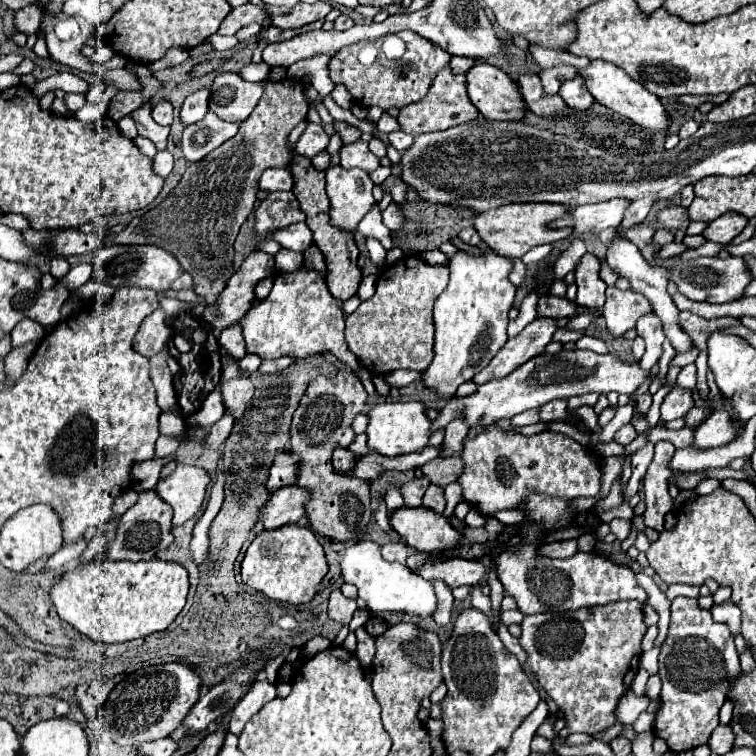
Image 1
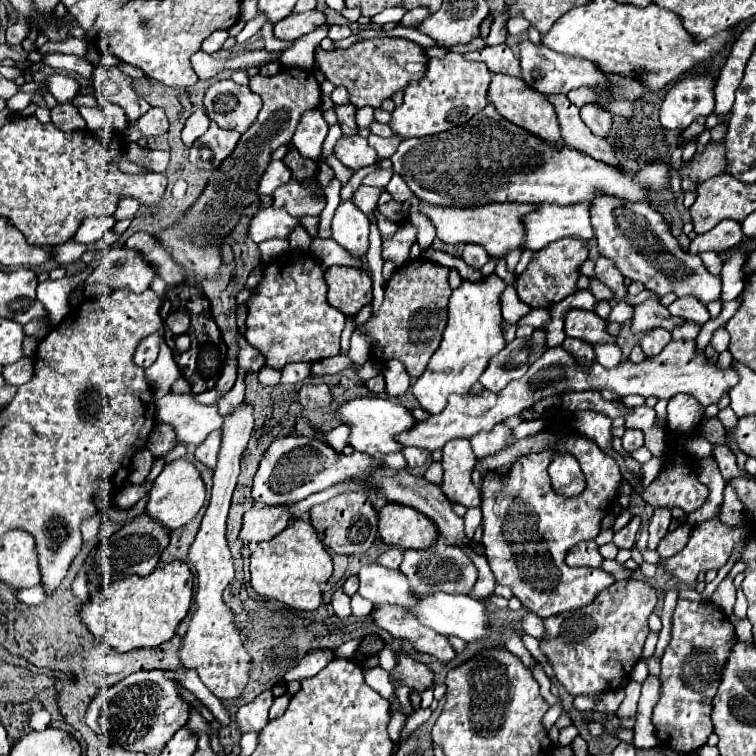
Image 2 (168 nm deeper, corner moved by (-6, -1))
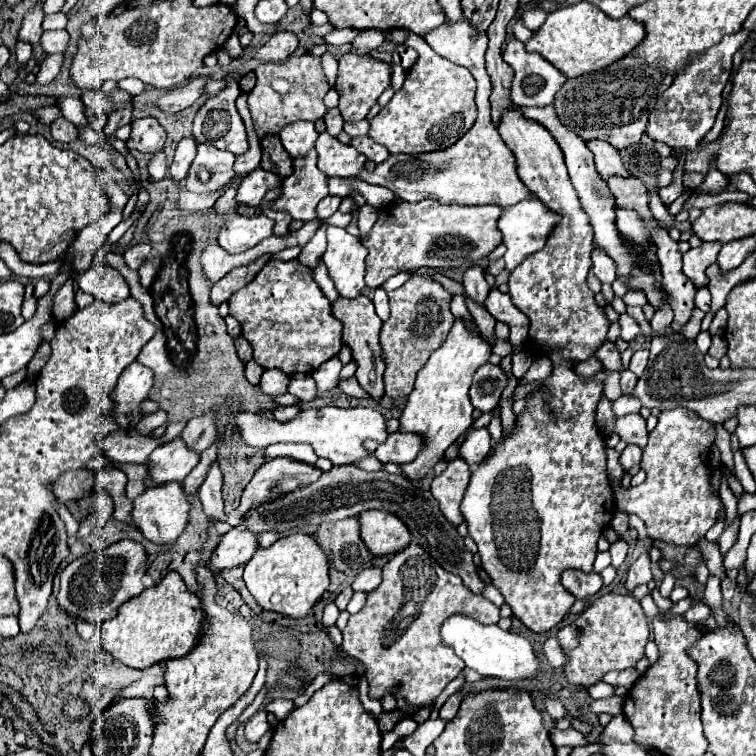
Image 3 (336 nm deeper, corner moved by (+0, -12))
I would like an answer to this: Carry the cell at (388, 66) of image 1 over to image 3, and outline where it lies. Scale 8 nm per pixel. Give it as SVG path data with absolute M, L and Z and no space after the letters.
M347 52L339 58L339 74L335 82L335 90L339 94L339 110L345 122L357 122L363 120L375 100L391 86L391 64L373 58L369 54L355 54Z

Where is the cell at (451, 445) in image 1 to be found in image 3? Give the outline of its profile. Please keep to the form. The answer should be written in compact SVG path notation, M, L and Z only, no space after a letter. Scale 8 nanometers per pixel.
M455 458L455 460L451 460L447 464L445 472L439 474L431 482L431 494L437 498L443 516L453 526L457 526L459 522L463 522L459 506L461 506L465 488L469 484L469 476L471 476L471 472L469 472L467 462L461 460L461 458Z

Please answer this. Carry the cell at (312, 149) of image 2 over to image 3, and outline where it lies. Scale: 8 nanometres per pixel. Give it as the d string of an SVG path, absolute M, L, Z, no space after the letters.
M293 122L279 132L279 138L291 158L305 156L307 152L311 152L317 136L319 134L317 134L313 122Z

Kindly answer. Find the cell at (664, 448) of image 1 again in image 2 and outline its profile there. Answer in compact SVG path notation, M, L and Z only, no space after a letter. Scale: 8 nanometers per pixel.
M655 509L653 517L649 521L649 541L647 541L649 549L657 549L659 541L665 537L665 533L669 529L669 523L671 523L671 511Z

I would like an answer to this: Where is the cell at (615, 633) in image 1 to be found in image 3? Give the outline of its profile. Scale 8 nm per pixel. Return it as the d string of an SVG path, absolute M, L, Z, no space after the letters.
M607 592L599 596L573 622L559 628L557 640L567 656L563 676L569 684L589 688L603 680L605 672L633 668L643 658L643 648L649 640L649 622L641 604L631 596Z

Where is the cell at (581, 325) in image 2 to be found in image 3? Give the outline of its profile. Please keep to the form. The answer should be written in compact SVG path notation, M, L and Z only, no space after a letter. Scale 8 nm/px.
M605 342L605 344L601 344L601 348L597 348L597 352L593 354L595 358L599 358L601 362L603 362L603 366L605 368L609 368L609 370L617 370L617 372L621 372L623 368L621 368L621 354L619 354L619 350L615 348L615 344L613 342Z

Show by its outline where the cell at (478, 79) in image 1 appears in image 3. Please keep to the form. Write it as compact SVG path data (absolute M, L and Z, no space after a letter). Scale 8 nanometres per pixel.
M519 108L505 112L497 130L517 158L517 170L523 184L547 208L563 216L561 224L549 236L545 248L525 258L509 276L509 296L531 322L529 342L535 352L547 354L553 360L553 374L543 382L541 392L535 392L529 398L529 410L517 416L515 432L503 438L493 456L471 474L469 488L461 502L461 512L469 524L469 536L479 548L481 566L489 574L493 586L511 606L513 616L517 616L533 632L547 632L569 614L575 602L575 596L561 586L561 572L565 568L593 570L601 530L611 522L615 512L605 470L605 438L595 424L595 406L603 392L603 374L599 372L591 380L583 380L573 372L575 360L587 360L607 340L609 320L605 318L603 308L595 304L595 294L587 286L591 252L595 248L593 230L589 226L589 218L581 210L577 192L569 182L559 144L549 136L549 132L545 132L545 128L541 128L541 124L525 120Z

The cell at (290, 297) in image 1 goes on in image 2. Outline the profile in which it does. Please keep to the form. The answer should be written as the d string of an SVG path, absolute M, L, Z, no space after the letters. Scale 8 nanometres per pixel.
M287 253L277 261L271 261L269 265L265 265L259 285L253 287L251 291L253 295L245 301L247 307L245 339L249 341L249 345L253 345L265 355L269 367L281 369L287 363L297 361L315 363L319 359L333 357L339 353L339 337L347 317L343 317L343 313L339 313L327 303L327 283L323 277L323 267L311 253Z

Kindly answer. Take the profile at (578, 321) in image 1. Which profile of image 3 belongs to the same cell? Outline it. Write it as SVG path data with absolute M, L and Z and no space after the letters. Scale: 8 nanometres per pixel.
M621 314L621 316L619 316L619 326L621 326L621 338L623 338L625 342L633 340L633 338L639 334L637 322L635 322L631 316L627 316L627 314Z

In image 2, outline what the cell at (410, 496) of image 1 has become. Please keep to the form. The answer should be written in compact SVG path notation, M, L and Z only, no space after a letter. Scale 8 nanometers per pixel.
M433 461L433 463L429 465L429 469L427 469L425 477L427 477L431 483L439 485L439 481L441 481L441 477L443 477L443 467L441 467L441 461Z

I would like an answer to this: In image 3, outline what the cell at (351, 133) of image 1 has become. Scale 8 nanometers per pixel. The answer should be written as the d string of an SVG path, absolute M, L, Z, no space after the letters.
M333 108L333 110L327 110L325 114L325 124L327 124L327 132L337 138L341 132L343 132L343 118L341 118L341 112L339 108Z

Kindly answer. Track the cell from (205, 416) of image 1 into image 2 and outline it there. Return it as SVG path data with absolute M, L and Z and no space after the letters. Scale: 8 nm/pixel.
M167 393L155 403L155 415L159 423L175 425L177 441L185 447L199 447L209 433L223 425L217 405L199 405L191 395Z

